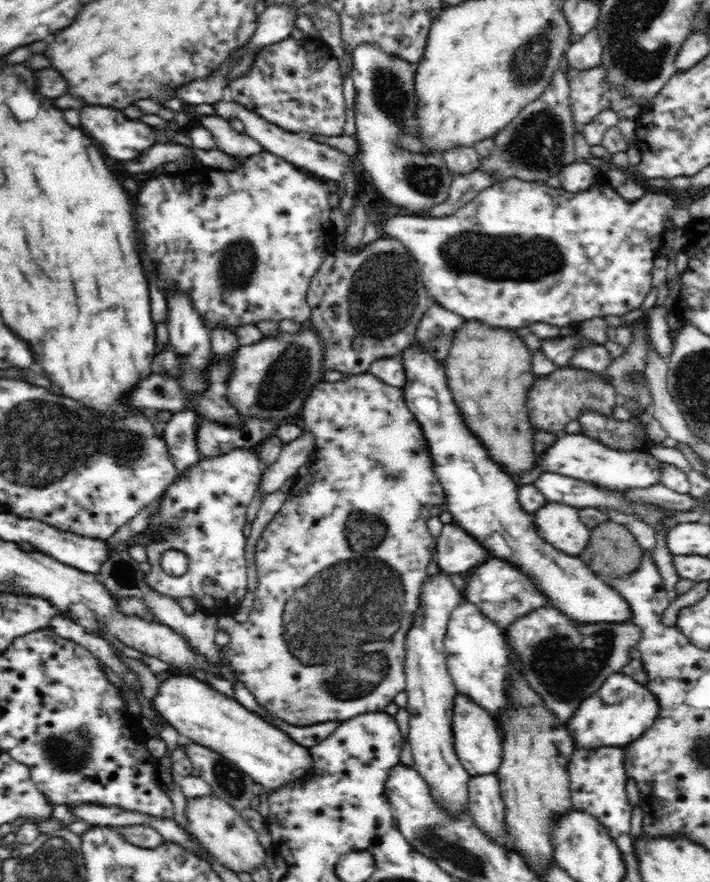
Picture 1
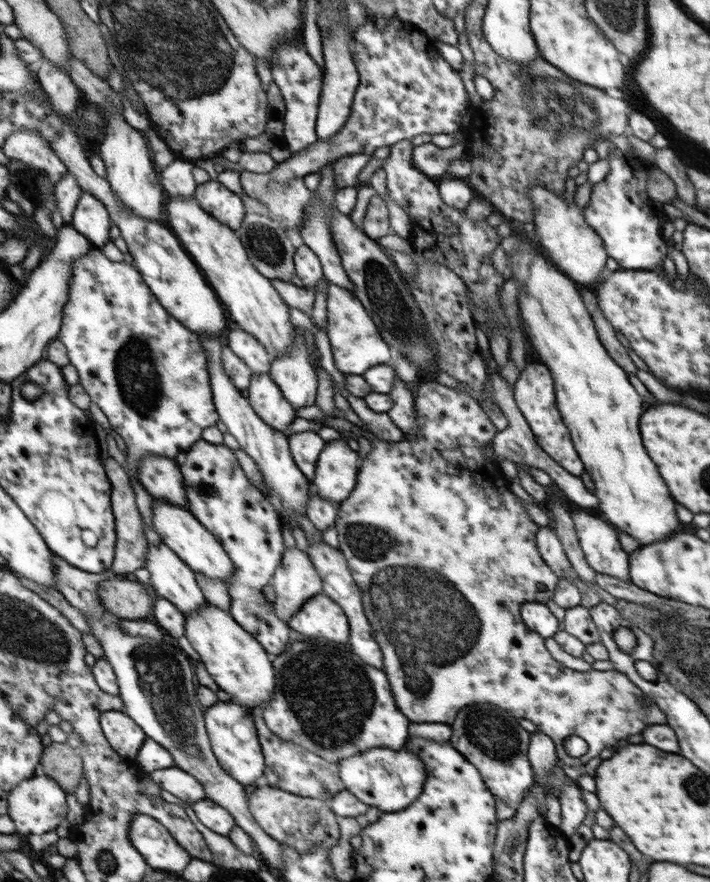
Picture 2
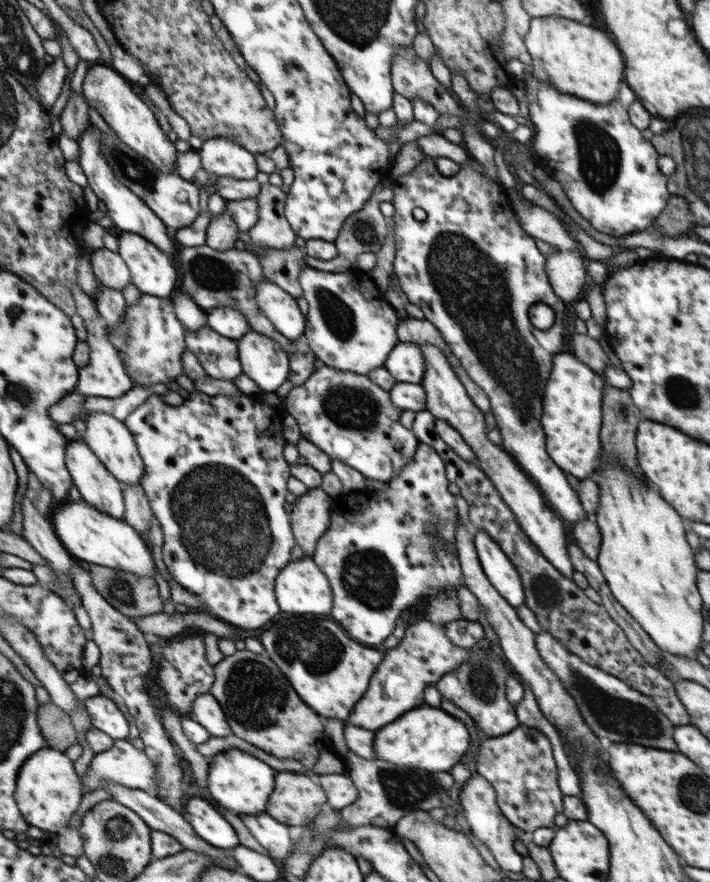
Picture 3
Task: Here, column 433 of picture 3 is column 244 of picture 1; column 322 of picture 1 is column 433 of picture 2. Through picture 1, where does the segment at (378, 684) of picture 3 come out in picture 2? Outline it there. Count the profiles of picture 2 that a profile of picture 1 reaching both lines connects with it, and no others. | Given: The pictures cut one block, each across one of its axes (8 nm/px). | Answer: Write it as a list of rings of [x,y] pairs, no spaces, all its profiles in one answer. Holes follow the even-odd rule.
[[[428,380],[420,382],[413,393],[418,425],[417,435],[405,434],[405,440],[397,443],[389,443],[376,438],[371,440],[372,450],[363,459],[358,469],[356,487],[350,495],[337,504],[337,519],[335,520],[339,548],[346,557],[348,568],[360,590],[361,603],[366,618],[368,618],[373,632],[384,634],[388,638],[388,642],[394,646],[396,654],[404,666],[406,686],[392,688],[400,712],[404,716],[408,716],[412,722],[452,724],[456,714],[470,704],[496,705],[518,720],[530,720],[536,727],[536,732],[547,734],[552,739],[558,759],[565,765],[572,767],[585,766],[591,759],[598,757],[608,746],[614,746],[618,740],[622,740],[626,736],[640,734],[646,726],[667,724],[667,717],[657,705],[652,708],[642,706],[642,699],[644,699],[642,690],[625,674],[614,669],[606,671],[590,669],[585,672],[568,669],[550,655],[544,646],[545,638],[524,624],[521,617],[521,606],[526,602],[539,602],[546,605],[546,602],[555,593],[559,578],[546,564],[538,550],[536,535],[540,526],[532,522],[524,503],[510,490],[509,479],[500,472],[496,459],[486,458],[482,451],[484,446],[493,446],[494,437],[499,430],[489,419],[481,404],[478,404],[477,400],[474,400],[474,397],[471,397],[466,391],[459,391],[449,386],[442,386],[434,380]],[[568,736],[583,738],[588,743],[588,752],[580,758],[569,756],[564,749],[564,741]]]

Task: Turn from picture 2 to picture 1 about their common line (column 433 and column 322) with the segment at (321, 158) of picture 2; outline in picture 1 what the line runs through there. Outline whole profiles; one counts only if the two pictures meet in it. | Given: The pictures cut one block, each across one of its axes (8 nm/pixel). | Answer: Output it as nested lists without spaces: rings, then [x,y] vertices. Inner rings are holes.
[[[290,36],[257,51],[250,71],[229,82],[227,98],[244,105],[248,110],[256,112],[258,116],[288,132],[306,136],[309,134],[340,136],[346,124],[346,104],[342,93],[342,80],[340,62],[332,53],[332,47],[328,46],[324,40],[314,41],[305,37],[296,40]]]

